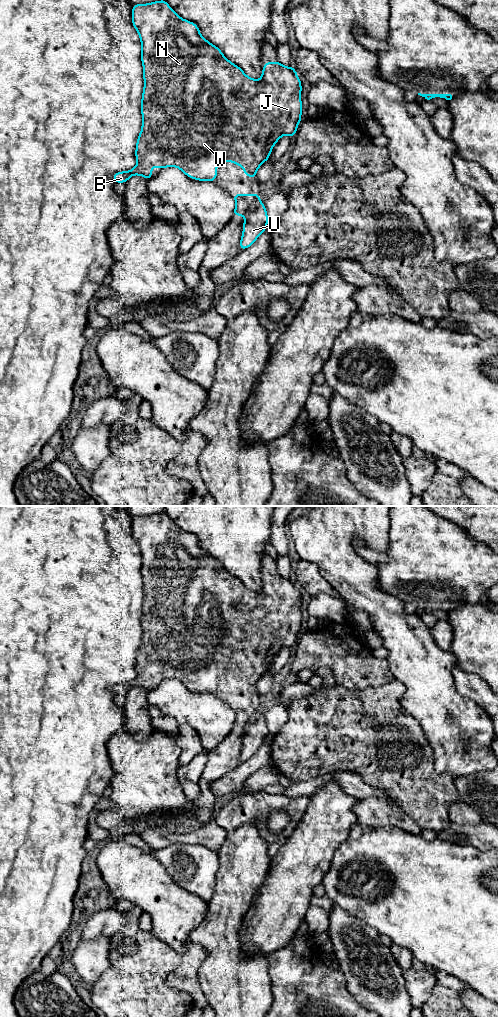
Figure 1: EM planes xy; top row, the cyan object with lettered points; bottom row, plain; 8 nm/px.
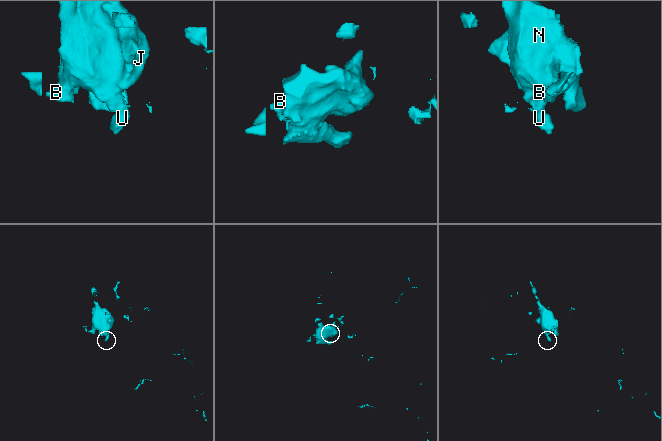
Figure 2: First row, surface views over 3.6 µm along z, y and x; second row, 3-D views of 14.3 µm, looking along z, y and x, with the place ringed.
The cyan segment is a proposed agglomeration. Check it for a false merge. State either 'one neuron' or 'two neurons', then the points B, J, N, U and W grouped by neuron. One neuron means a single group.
two neurons; groups B J N W / U

